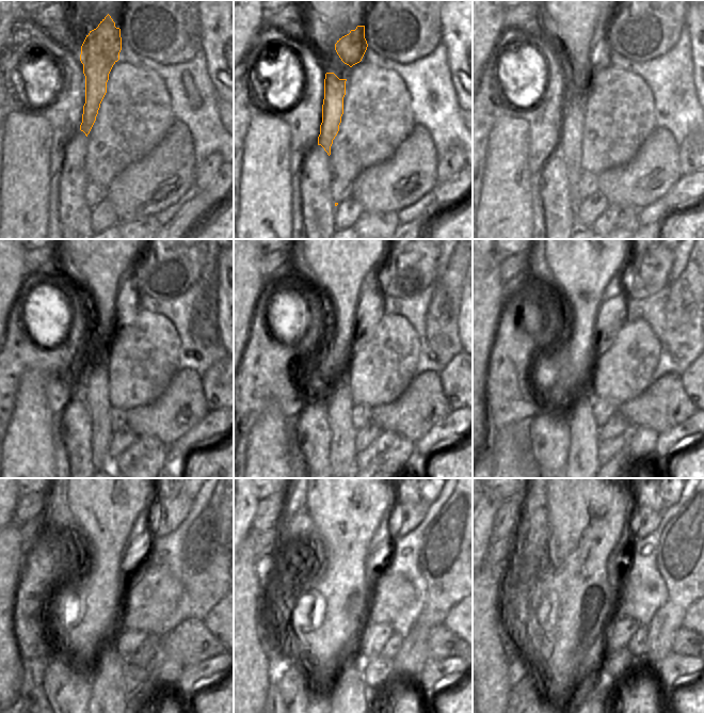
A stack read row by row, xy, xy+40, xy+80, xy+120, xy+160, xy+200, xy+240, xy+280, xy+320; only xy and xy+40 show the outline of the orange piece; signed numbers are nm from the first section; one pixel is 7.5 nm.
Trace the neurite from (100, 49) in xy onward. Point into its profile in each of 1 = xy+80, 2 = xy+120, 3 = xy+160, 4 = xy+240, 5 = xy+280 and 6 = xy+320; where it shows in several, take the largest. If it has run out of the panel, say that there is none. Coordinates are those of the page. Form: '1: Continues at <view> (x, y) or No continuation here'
1: Continues at xy+80 (569, 146)
2: Continues at xy+120 (94, 389)
3: Continues at xy+160 (342, 456)
4: Continues at xy+240 (108, 695)
5: Continues at xy+280 (350, 695)
6: Continues at xy+320 (598, 694)

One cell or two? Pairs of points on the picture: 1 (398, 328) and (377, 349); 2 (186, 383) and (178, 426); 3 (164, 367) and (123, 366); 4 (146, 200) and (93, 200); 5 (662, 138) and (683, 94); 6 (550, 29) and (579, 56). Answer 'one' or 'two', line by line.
1: one
2: one
3: one
4: two
5: two
6: one

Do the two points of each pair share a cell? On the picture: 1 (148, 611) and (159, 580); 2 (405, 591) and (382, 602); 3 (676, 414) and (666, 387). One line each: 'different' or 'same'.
1: same
2: same
3: same

